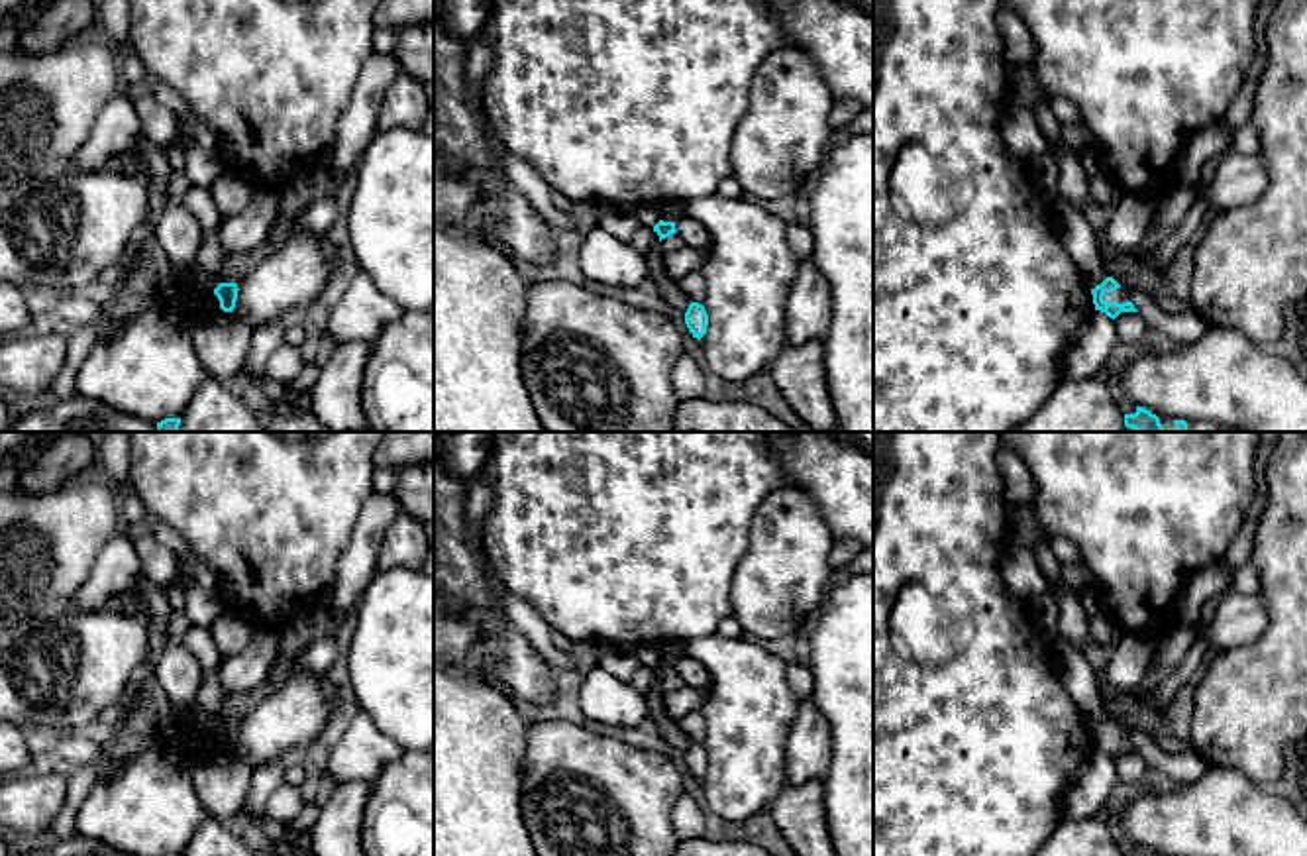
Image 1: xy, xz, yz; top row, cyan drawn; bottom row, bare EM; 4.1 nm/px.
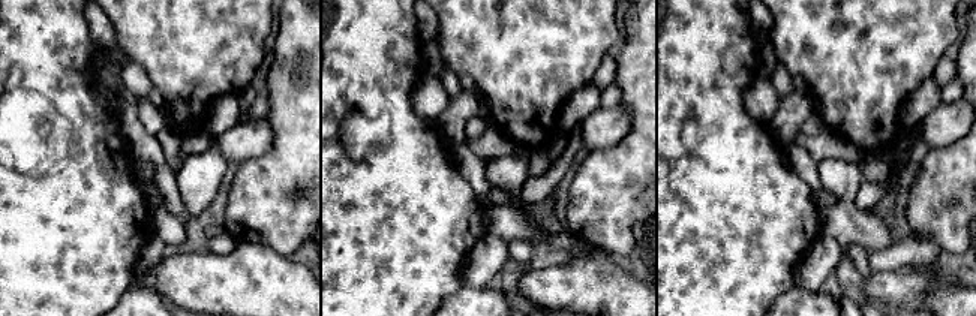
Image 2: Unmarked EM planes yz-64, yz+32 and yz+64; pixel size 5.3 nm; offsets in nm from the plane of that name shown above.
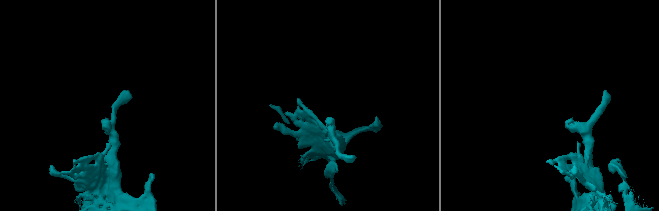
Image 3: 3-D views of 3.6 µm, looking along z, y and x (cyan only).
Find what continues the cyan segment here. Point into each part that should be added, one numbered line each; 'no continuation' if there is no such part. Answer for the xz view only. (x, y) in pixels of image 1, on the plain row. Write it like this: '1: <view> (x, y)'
1: xz (674, 682)

